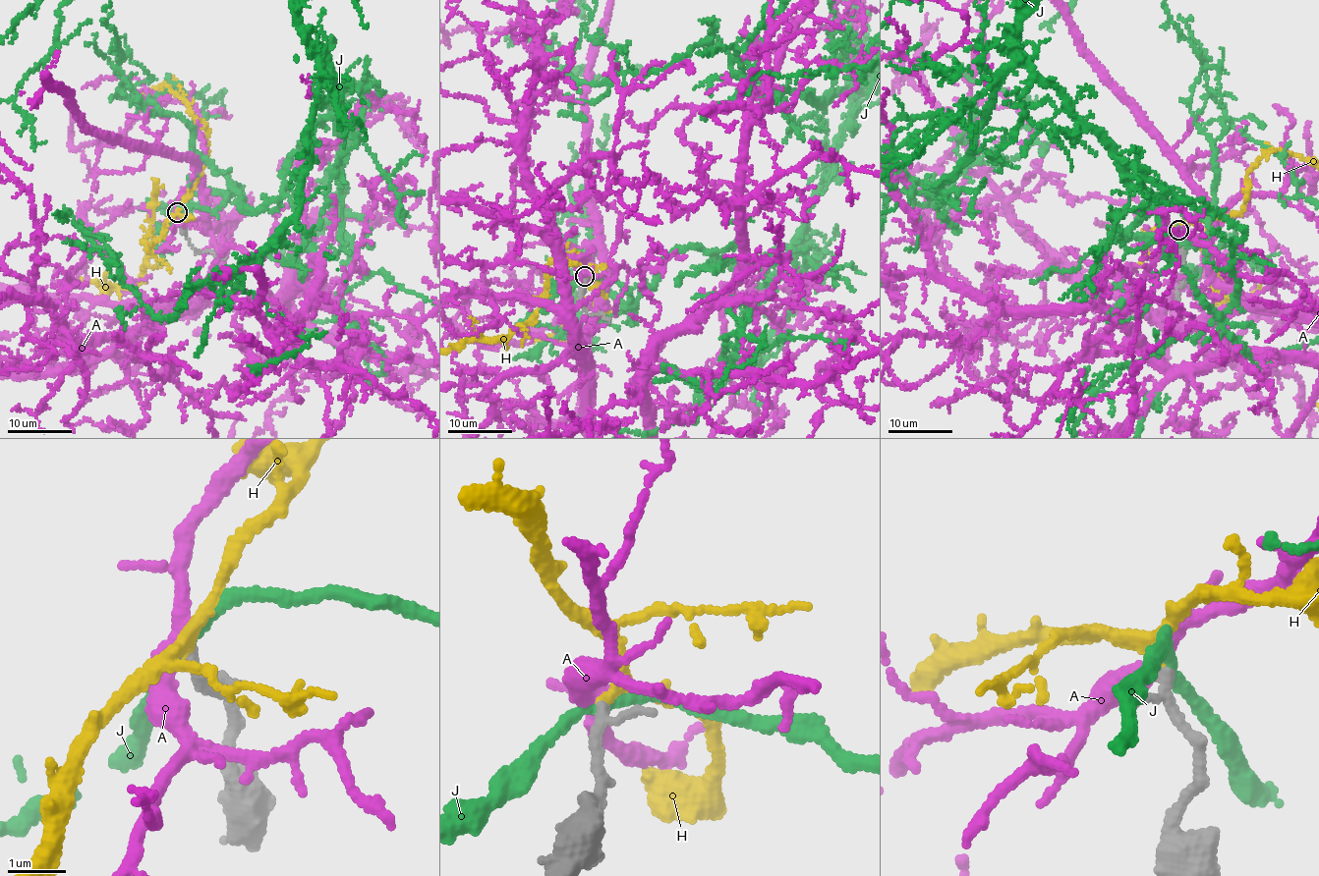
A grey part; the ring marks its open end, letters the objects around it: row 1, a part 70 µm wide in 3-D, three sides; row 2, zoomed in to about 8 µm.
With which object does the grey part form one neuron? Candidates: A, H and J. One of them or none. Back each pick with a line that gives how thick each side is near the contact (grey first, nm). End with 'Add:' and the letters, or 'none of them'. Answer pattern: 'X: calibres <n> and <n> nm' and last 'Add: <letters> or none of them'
H: calibres 180 and 200 nm
Add: H

